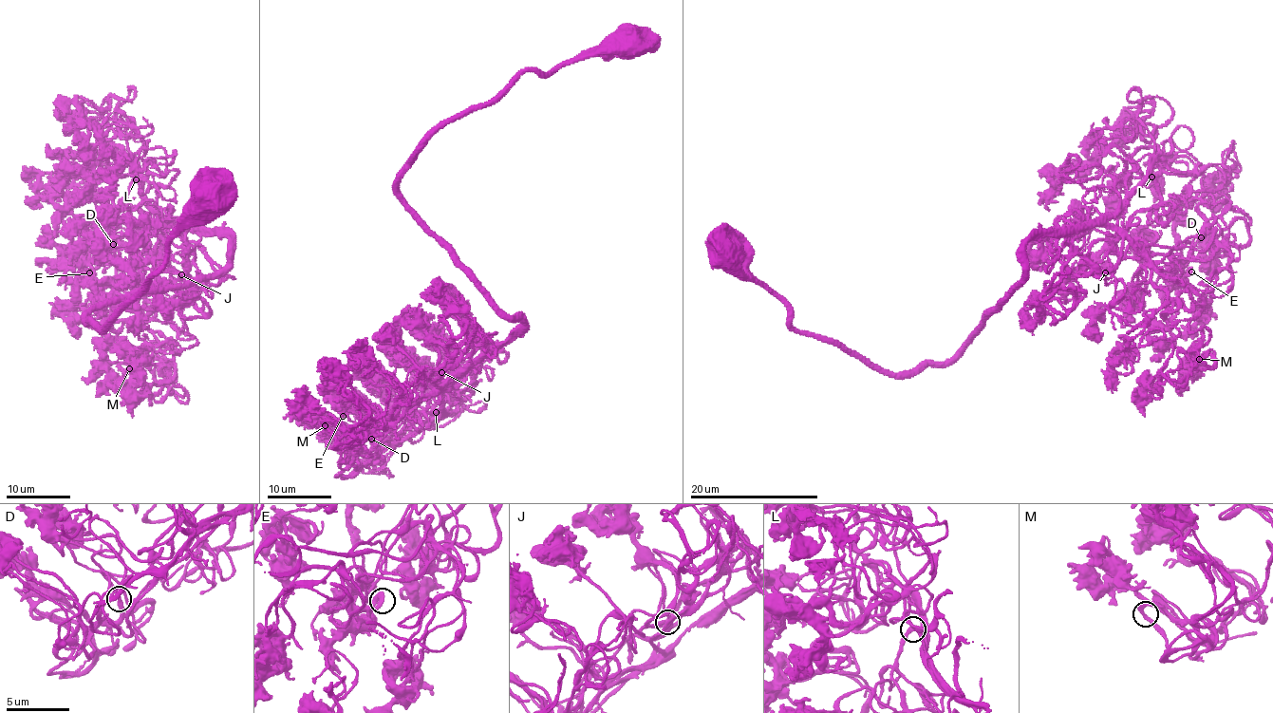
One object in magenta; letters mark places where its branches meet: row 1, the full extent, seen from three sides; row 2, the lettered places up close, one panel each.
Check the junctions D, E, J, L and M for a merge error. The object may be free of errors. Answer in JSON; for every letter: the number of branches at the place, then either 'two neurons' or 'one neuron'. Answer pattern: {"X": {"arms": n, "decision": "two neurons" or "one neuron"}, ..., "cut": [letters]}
{"D": {"arms": 2, "decision": "one neuron"}, "E": {"arms": 2, "decision": "one neuron"}, "J": {"arms": 2, "decision": "one neuron"}, "L": {"arms": 2, "decision": "one neuron"}, "M": {"arms": 2, "decision": "one neuron"}, "cut": []}

